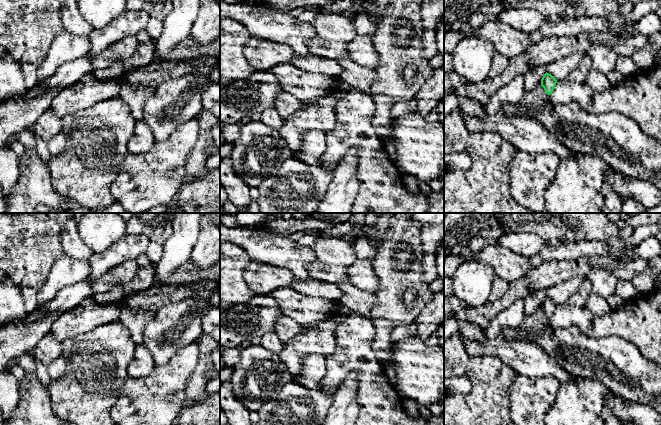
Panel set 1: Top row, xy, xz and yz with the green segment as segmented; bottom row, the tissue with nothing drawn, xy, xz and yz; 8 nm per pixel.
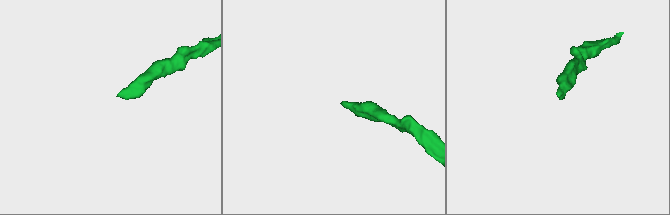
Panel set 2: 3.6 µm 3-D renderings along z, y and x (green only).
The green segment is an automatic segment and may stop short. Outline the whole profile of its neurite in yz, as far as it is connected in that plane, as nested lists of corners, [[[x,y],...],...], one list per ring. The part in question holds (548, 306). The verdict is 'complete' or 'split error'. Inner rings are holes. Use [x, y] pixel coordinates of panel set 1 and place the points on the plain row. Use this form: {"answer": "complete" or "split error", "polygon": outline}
{"answer": "split error", "polygon": [[[546,296],[541,303],[541,308],[531,315],[526,315],[519,328],[526,332],[540,330],[548,323],[548,320],[552,318],[556,307],[557,304]]]}

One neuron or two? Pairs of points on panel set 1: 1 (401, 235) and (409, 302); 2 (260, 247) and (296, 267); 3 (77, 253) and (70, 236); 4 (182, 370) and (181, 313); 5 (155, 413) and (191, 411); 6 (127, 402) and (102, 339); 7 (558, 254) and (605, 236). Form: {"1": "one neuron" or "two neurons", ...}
{"1": "one neuron", "2": "one neuron", "3": "one neuron", "4": "two neurons", "5": "two neurons", "6": "two neurons", "7": "two neurons"}

